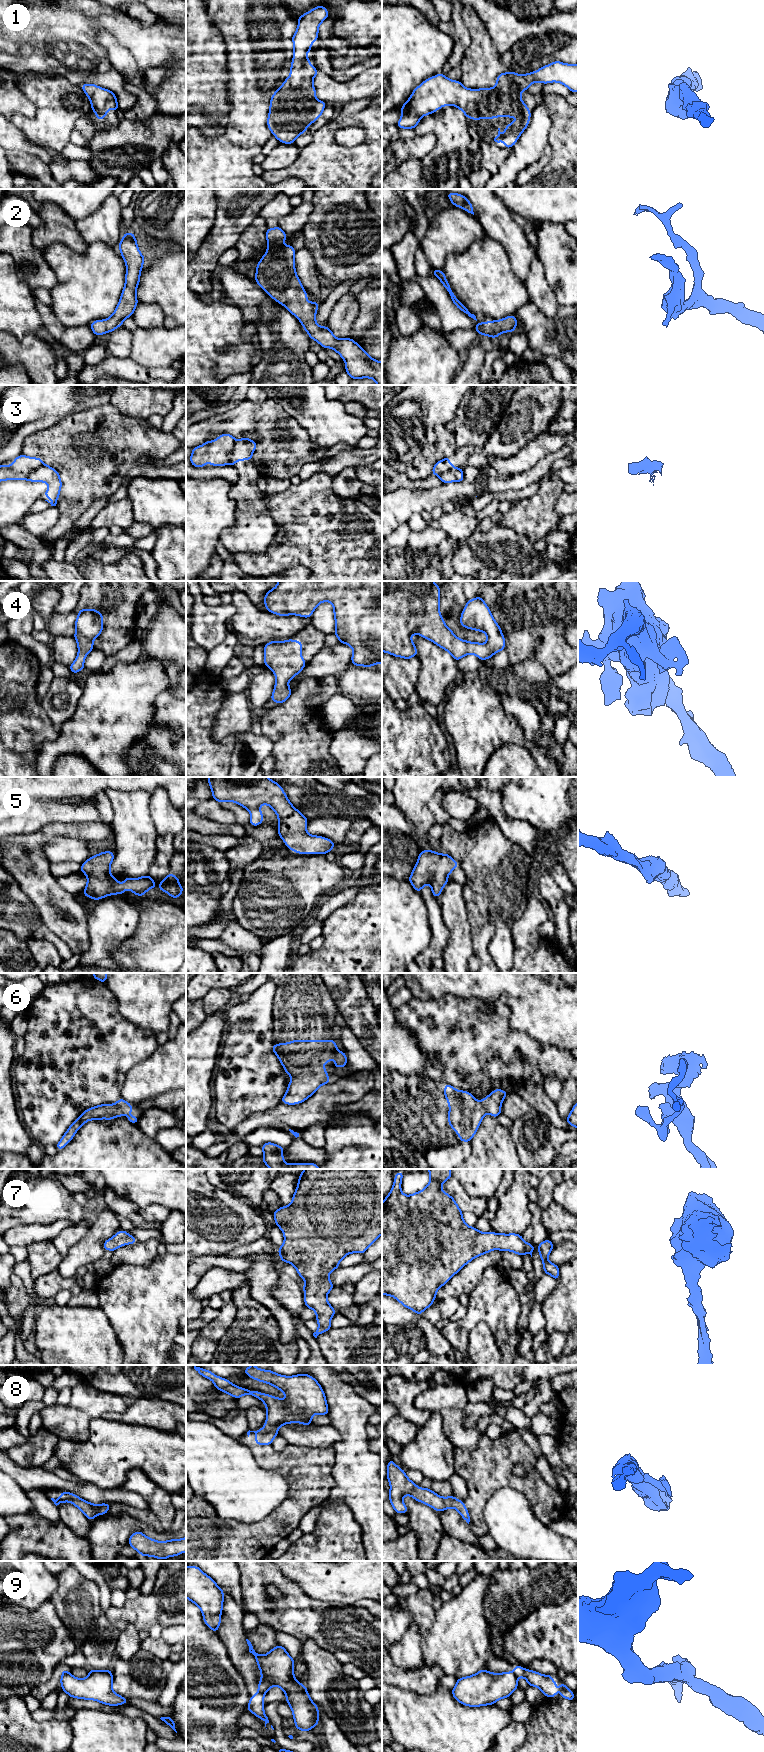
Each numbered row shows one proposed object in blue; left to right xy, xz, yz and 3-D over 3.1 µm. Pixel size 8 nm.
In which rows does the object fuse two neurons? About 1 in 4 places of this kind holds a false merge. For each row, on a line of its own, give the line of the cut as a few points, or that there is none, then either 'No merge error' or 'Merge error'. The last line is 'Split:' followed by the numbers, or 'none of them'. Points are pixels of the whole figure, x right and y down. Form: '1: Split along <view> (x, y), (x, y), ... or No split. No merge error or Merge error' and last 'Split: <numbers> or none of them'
1: No split. No merge error
2: No split. No merge error
3: Split along xz (236, 440), (228, 463). Merge error
4: No split. No merge error
5: No split. No merge error
6: No split. No merge error
7: No split. No merge error
8: No split. No merge error
9: Split along xz (258, 1691), (263, 1694). Merge error
Split: 3, 9

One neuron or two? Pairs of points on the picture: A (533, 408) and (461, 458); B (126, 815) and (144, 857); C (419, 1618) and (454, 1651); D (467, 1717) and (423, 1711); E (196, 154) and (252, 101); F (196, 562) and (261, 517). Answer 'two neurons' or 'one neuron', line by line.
A: one neuron
B: one neuron
C: two neurons
D: one neuron
E: one neuron
F: two neurons

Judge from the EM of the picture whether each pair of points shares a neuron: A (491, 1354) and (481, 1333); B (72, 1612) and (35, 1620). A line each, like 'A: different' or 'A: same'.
A: same
B: different

